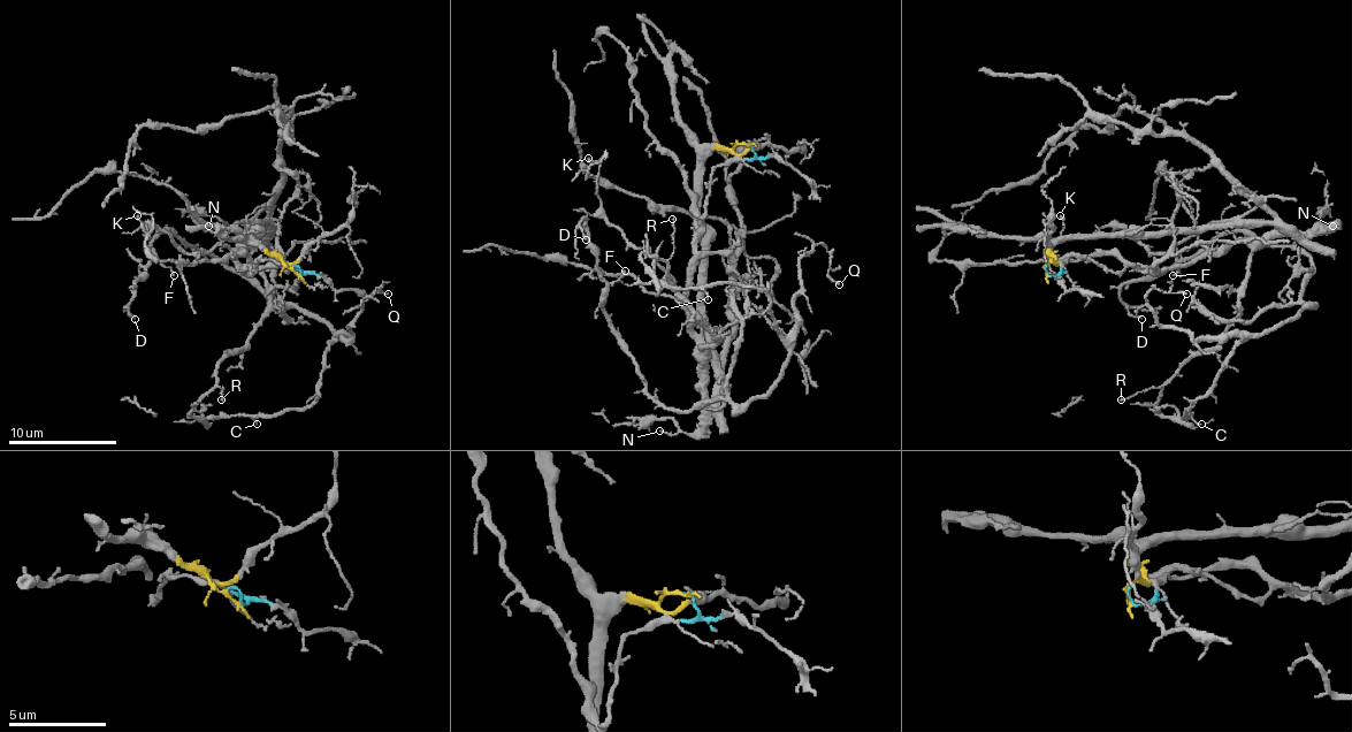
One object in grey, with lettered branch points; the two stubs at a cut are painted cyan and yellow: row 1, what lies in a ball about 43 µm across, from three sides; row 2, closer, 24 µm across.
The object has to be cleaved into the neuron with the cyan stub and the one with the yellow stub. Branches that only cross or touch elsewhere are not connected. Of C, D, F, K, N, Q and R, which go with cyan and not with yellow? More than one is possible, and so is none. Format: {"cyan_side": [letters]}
{"cyan_side": ["N", "R"]}

